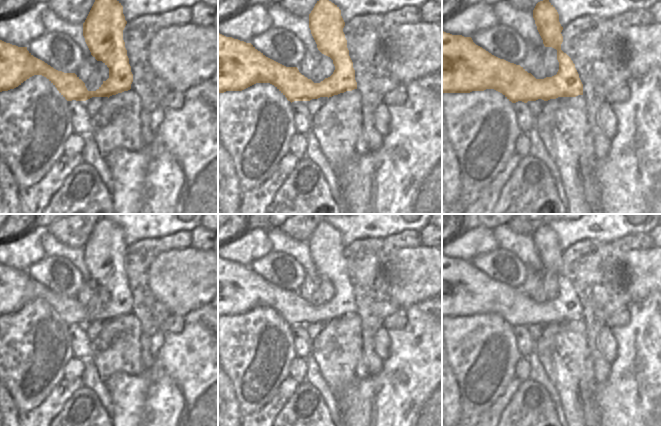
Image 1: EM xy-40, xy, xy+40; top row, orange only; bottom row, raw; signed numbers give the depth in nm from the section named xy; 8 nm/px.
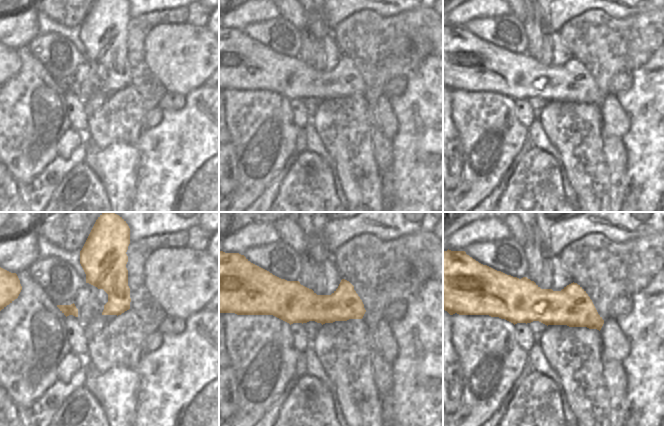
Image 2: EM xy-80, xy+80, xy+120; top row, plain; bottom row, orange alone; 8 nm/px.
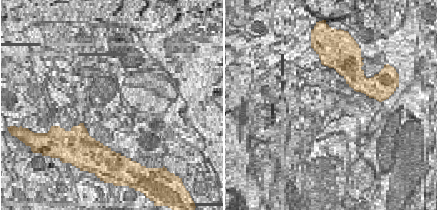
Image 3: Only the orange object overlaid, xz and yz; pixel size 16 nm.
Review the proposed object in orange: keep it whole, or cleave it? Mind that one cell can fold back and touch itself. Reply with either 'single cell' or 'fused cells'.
single cell

